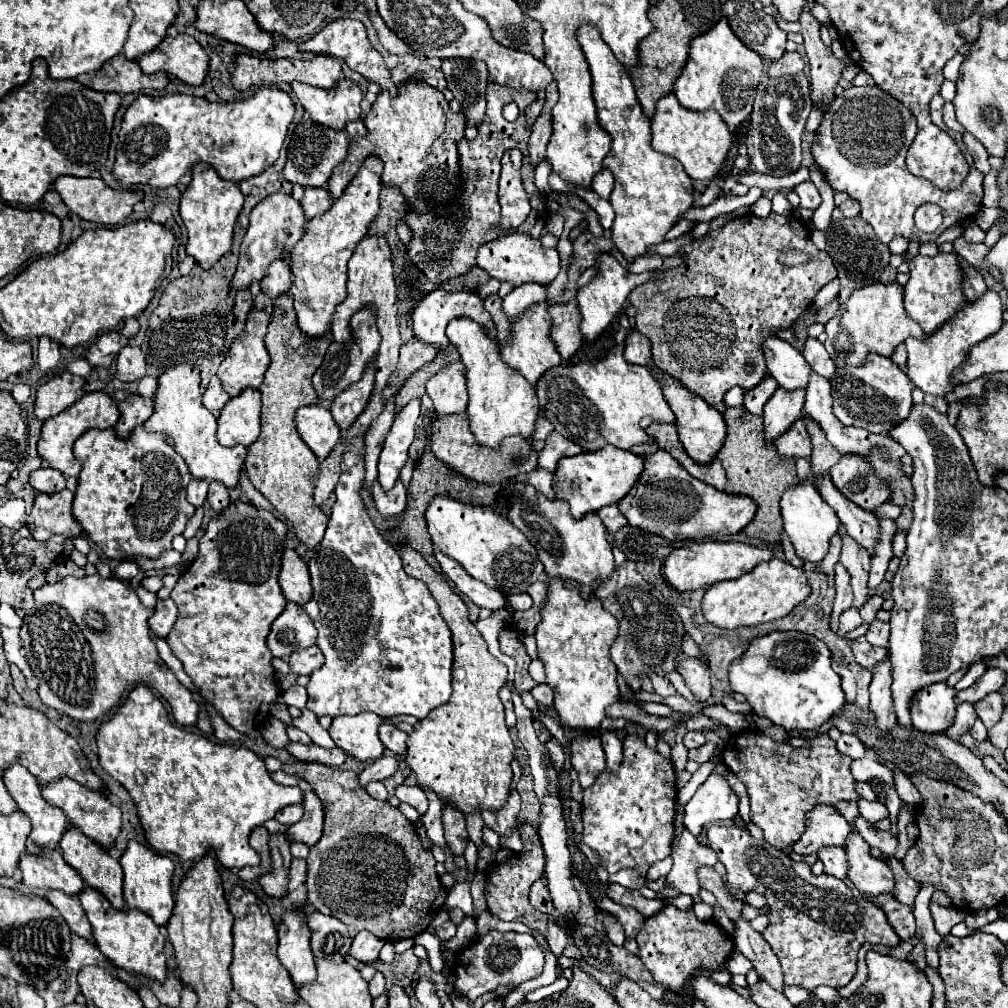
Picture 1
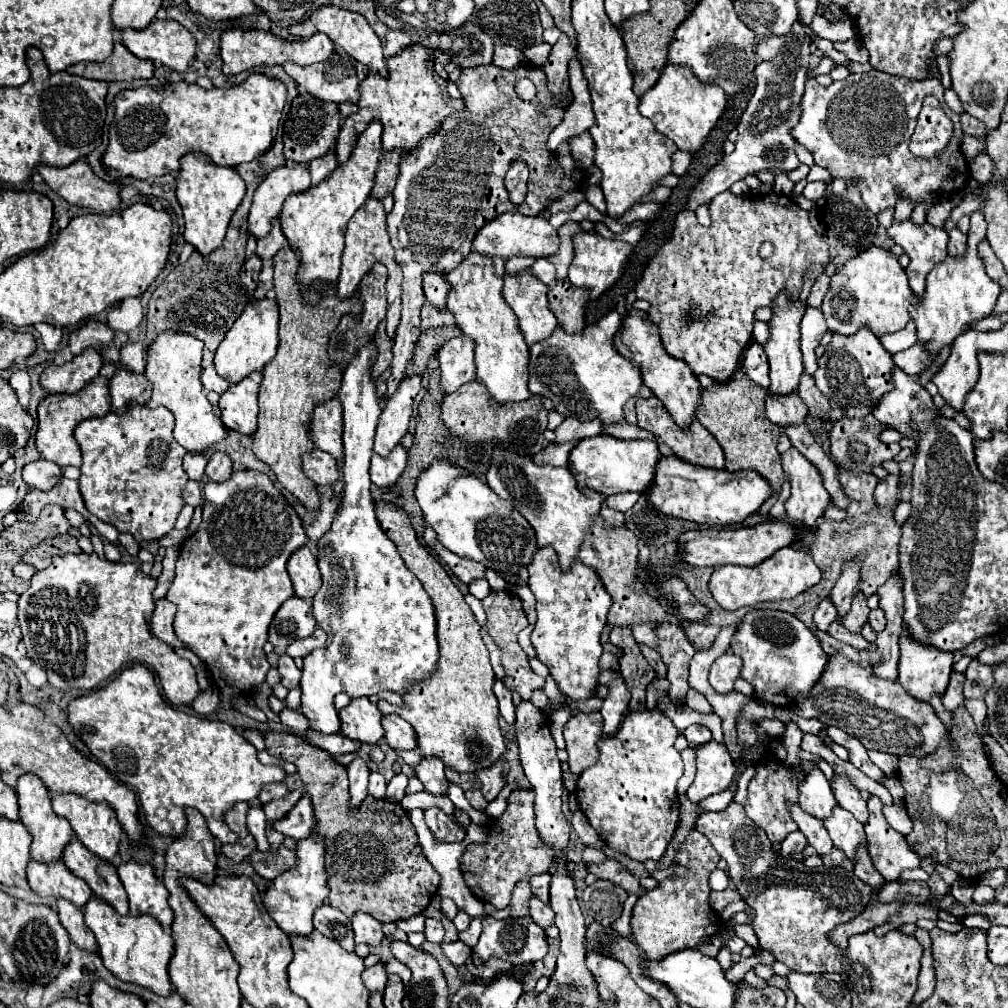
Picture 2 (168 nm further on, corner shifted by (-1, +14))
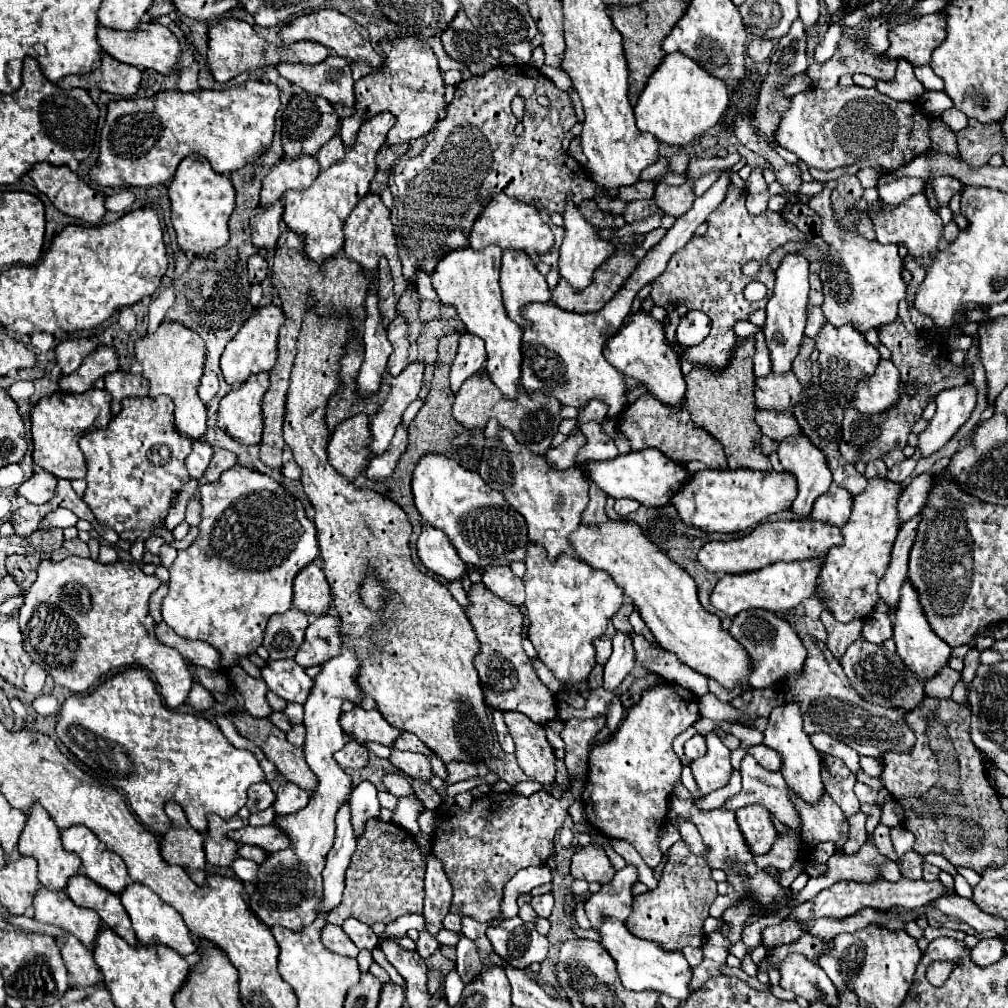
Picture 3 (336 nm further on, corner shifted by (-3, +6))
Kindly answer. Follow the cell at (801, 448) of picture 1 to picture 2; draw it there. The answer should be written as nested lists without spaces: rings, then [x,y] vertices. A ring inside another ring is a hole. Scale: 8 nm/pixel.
[[[788,393],[788,395],[766,395],[766,415],[770,421],[778,423],[780,427],[788,423],[804,423],[804,417],[808,415],[808,407],[802,403],[798,393]]]

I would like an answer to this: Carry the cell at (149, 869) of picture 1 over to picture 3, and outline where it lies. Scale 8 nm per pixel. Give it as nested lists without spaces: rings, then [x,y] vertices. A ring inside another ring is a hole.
[[[130,883],[122,891],[120,899],[122,899],[122,905],[124,905],[124,909],[128,911],[128,915],[132,919],[132,927],[134,927],[134,933],[136,933],[140,943],[144,943],[144,945],[148,945],[148,943],[162,943],[162,945],[172,947],[180,955],[194,953],[196,947],[192,943],[190,929],[186,927],[182,915],[172,905],[164,903],[152,889],[144,887],[144,885],[138,885],[138,883]]]

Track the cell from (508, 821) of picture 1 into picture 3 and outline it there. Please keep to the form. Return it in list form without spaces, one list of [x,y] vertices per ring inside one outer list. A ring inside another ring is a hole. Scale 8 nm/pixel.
[[[448,763],[448,779],[444,781],[444,787],[438,791],[440,795],[446,793],[446,787],[450,783],[458,783],[458,781],[466,781],[470,777],[480,777],[480,769],[476,765],[468,765],[468,763]]]

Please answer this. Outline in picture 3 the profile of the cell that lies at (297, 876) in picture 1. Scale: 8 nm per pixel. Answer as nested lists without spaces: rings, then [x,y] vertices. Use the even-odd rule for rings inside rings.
[[[238,857],[238,859],[234,859],[232,869],[234,869],[234,873],[238,875],[240,881],[256,885],[256,877],[258,877],[258,869],[260,869],[258,863],[254,863],[250,859],[244,859],[244,857]]]

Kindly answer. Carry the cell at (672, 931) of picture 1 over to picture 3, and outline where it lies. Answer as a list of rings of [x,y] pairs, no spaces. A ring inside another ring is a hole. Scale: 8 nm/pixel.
[[[676,841],[670,851],[668,851],[668,863],[662,871],[662,879],[658,883],[656,889],[634,897],[632,903],[632,913],[626,919],[626,927],[630,933],[634,933],[640,939],[648,939],[648,941],[658,941],[662,945],[662,949],[666,951],[680,951],[686,945],[690,947],[700,947],[704,943],[704,933],[702,933],[702,925],[704,919],[708,917],[708,909],[712,905],[712,901],[716,899],[716,881],[712,879],[712,869],[706,865],[702,855],[694,855],[688,847],[686,841]]]

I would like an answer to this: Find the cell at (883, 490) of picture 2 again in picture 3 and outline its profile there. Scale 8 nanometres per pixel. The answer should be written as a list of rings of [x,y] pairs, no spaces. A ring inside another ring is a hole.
[[[910,457],[910,459],[894,465],[894,467],[888,471],[888,479],[894,481],[894,483],[902,483],[902,481],[914,471],[914,467],[916,467],[916,461]]]

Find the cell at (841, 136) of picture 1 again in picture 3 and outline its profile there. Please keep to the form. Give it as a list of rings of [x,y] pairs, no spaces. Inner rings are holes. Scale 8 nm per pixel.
[[[852,85],[852,87],[834,87],[834,89],[830,89],[830,91],[822,91],[822,89],[810,87],[810,89],[806,89],[804,93],[798,93],[798,95],[792,97],[792,105],[790,105],[790,109],[782,115],[780,127],[778,127],[778,131],[776,131],[776,141],[778,141],[778,145],[782,145],[784,149],[788,149],[788,151],[792,151],[794,155],[798,155],[808,167],[816,167],[816,169],[820,169],[820,171],[824,171],[824,173],[834,171],[834,167],[848,165],[848,163],[854,163],[854,165],[858,165],[858,167],[872,167],[872,169],[876,169],[878,173],[882,173],[882,171],[886,173],[886,171],[894,171],[894,169],[902,167],[902,165],[910,163],[914,157],[918,157],[918,155],[922,155],[922,153],[926,153],[926,151],[932,151],[932,139],[930,139],[932,123],[934,123],[934,119],[930,119],[918,103],[912,105],[912,103],[908,103],[908,101],[890,99],[888,95],[882,95],[882,93],[880,93],[878,89],[874,89],[874,87],[872,87],[872,89],[866,89],[866,87]]]

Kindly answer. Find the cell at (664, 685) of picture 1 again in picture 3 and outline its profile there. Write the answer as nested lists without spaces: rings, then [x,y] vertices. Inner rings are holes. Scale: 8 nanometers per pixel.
[[[634,635],[632,641],[634,641],[634,651],[636,651],[636,661],[646,671],[662,675],[670,683],[676,681],[678,685],[690,689],[698,697],[708,693],[706,675],[702,675],[702,673],[690,669],[688,665],[684,665],[674,653],[650,647],[650,643],[644,637],[640,637],[640,635]]]

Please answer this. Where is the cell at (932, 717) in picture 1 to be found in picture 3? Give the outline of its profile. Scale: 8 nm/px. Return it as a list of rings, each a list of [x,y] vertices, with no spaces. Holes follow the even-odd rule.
[[[910,581],[904,583],[900,603],[894,613],[894,641],[896,641],[896,651],[898,651],[900,659],[904,661],[904,665],[910,669],[910,673],[914,673],[914,677],[918,677],[922,681],[936,677],[948,665],[948,659],[952,653],[952,649],[930,629],[930,625],[922,613],[922,607],[918,603],[918,595],[916,595],[914,587],[910,585]]]

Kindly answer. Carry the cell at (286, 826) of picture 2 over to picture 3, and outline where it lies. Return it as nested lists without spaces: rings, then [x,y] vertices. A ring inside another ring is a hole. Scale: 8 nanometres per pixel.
[[[264,825],[264,827],[242,827],[238,831],[228,833],[230,839],[244,843],[244,845],[258,845],[264,847],[268,853],[282,851],[290,845],[290,839],[286,837],[284,831],[280,831],[276,825]]]

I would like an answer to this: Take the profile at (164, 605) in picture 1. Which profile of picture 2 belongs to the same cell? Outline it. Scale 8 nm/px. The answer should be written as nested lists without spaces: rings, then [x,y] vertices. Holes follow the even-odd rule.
[[[168,599],[156,601],[156,609],[154,609],[154,615],[152,615],[152,621],[150,621],[150,629],[166,645],[180,649],[180,647],[186,647],[186,645],[182,645],[182,641],[176,637],[176,633],[172,629],[174,613],[176,613],[176,605],[172,605]]]

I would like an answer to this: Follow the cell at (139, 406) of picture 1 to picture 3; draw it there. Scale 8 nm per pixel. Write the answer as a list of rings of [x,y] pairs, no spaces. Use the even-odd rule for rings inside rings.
[[[114,371],[104,377],[106,391],[112,395],[112,415],[120,413],[120,403],[126,397],[148,397],[148,381],[142,375]]]

